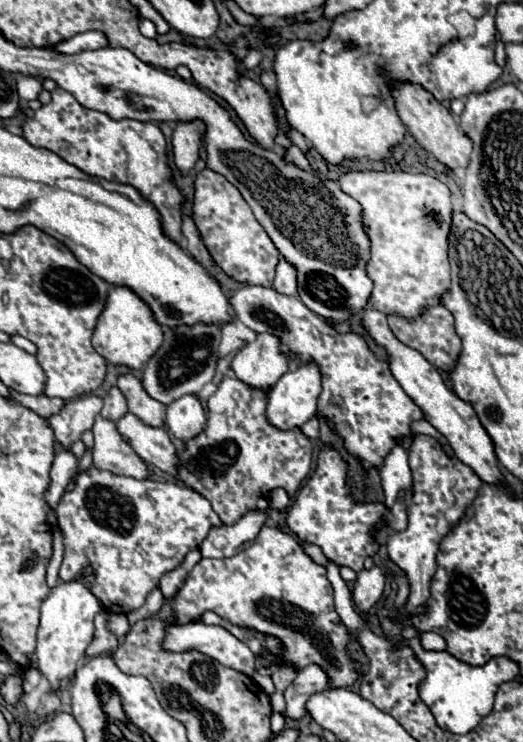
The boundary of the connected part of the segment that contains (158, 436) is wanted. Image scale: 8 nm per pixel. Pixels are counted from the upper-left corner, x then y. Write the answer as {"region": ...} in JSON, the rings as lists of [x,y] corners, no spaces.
{"region":[[[127,412],[117,420],[117,430],[131,444],[137,456],[163,472],[177,472],[177,454],[167,432],[163,428],[153,428],[143,424],[135,414]]]}

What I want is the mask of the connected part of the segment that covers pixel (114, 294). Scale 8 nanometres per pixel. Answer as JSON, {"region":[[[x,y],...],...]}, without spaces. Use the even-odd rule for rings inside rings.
{"region":[[[117,286],[109,290],[107,306],[99,316],[95,334],[93,334],[93,348],[113,366],[127,366],[129,370],[141,370],[147,360],[163,346],[163,330],[155,322],[149,306],[129,288]]]}

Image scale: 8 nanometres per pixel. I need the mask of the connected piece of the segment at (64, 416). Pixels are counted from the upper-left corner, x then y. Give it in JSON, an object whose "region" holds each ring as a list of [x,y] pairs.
{"region":[[[83,396],[79,400],[65,402],[61,412],[47,418],[57,444],[69,450],[71,444],[77,442],[85,430],[93,428],[95,416],[101,412],[101,406],[103,400],[97,396]]]}

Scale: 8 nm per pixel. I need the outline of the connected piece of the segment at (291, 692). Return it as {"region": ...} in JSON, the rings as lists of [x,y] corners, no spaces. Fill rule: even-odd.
{"region":[[[311,664],[301,672],[297,672],[295,680],[287,686],[283,694],[287,702],[283,716],[291,720],[301,720],[303,716],[307,716],[307,708],[305,708],[307,700],[315,692],[323,692],[323,688],[327,688],[327,676],[319,666]]]}

